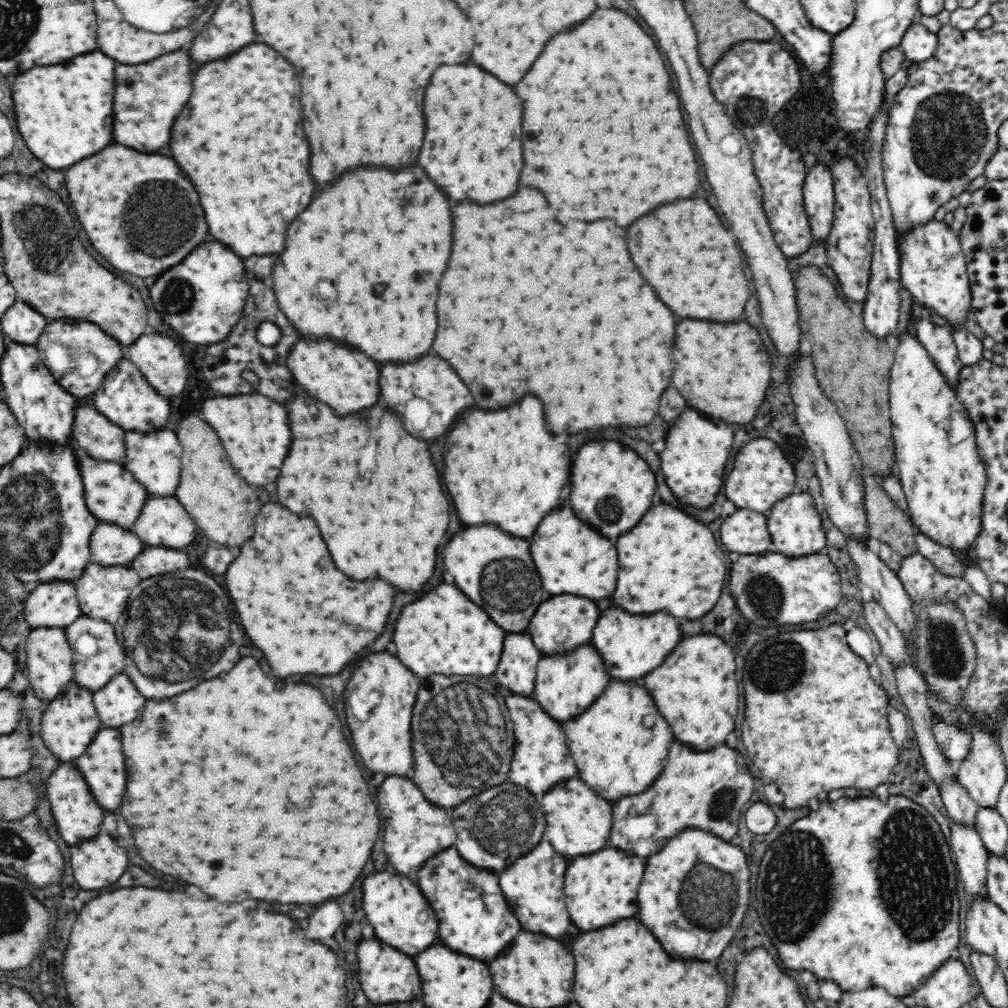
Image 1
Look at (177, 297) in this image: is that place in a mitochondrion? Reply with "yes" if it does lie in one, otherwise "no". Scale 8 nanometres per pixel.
yes

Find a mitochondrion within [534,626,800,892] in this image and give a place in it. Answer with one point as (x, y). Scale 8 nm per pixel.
(721, 806)

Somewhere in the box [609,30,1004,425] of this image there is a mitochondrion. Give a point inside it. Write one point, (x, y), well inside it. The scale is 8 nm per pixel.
(948, 132)

